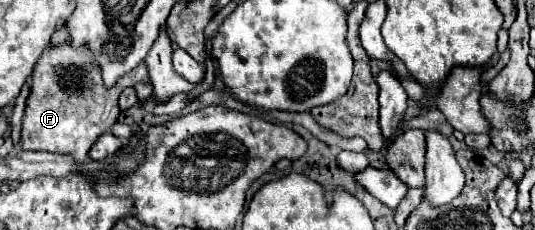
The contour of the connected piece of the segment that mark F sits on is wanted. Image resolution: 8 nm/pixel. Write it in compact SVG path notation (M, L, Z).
M70 43L48 45L32 73L30 95L22 119L20 147L32 151L70 153L78 163L84 163L96 139L110 131L110 127L118 121L118 95L122 89L140 81L150 81L146 63L140 63L136 69L120 77L112 87L106 87L100 65L92 61L92 55L86 51L86 47L76 49Z

